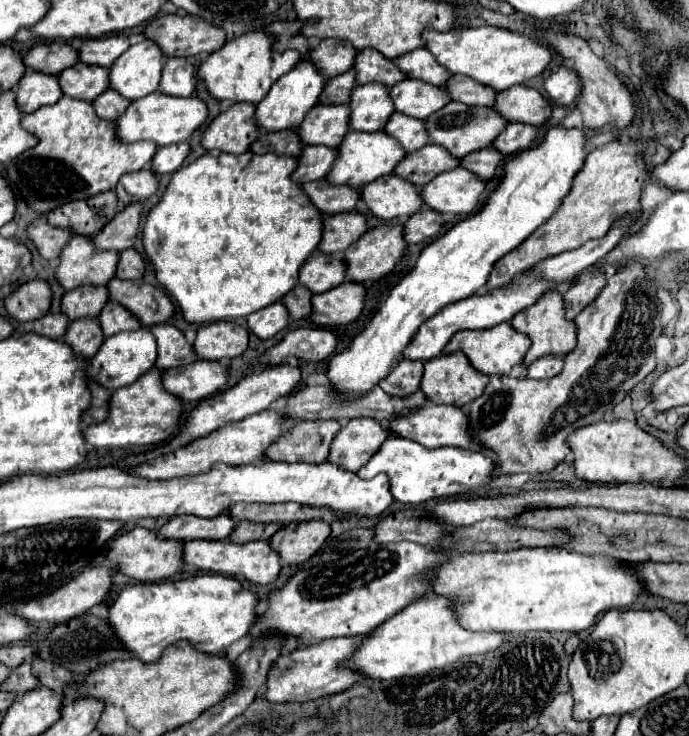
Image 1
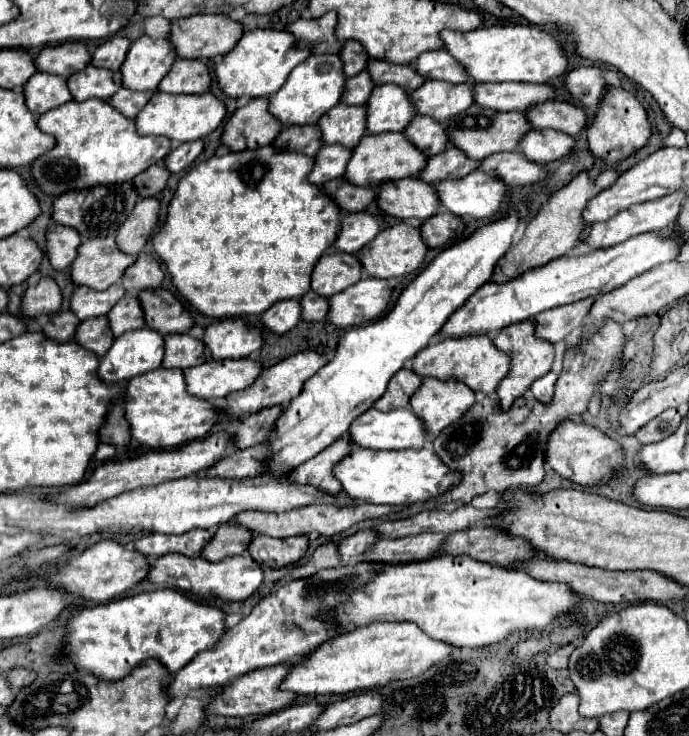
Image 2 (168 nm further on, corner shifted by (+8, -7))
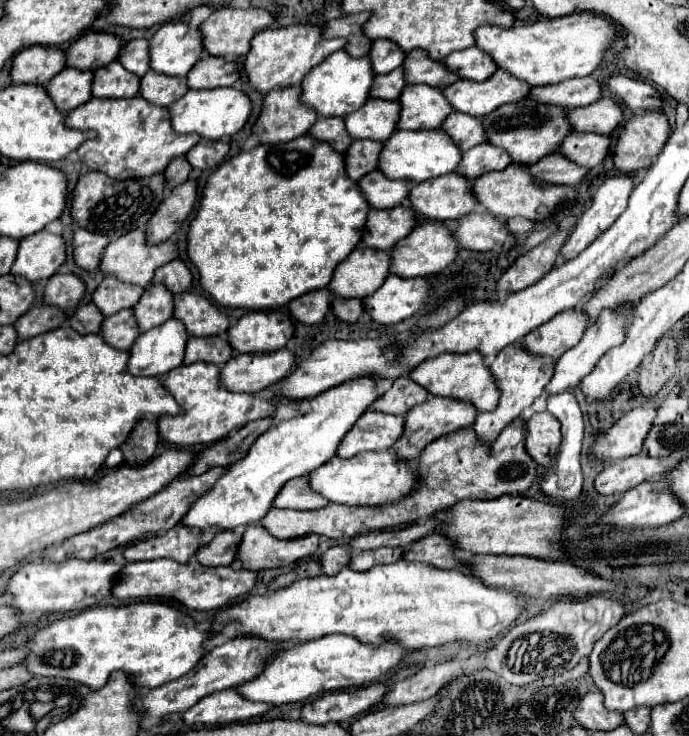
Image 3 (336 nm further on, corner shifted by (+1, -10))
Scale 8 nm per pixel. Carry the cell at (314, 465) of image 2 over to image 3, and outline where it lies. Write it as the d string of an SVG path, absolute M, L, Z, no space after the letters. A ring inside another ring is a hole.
M295 478L295 482L287 482L275 498L275 508L293 508L293 510L313 510L327 506L329 500L311 488L311 478Z

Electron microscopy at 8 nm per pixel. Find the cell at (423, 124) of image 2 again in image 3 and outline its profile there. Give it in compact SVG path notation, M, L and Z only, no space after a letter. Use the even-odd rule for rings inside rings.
M451 112L445 122L441 124L441 130L453 140L453 144L465 152L477 144L483 144L483 126L479 126L479 118L471 118L469 114Z

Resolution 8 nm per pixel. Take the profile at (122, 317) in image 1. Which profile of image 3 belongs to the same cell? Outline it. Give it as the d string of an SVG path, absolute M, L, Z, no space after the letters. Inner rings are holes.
M149 284L133 308L139 332L161 326L173 316L173 296L163 284Z

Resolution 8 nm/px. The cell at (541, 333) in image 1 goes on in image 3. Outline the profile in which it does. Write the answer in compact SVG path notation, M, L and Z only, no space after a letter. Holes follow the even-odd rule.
M513 342L511 346L505 346L495 362L491 364L491 372L499 384L501 390L501 398L499 398L499 406L493 412L479 412L473 424L473 430L479 434L479 438L483 440L493 440L495 436L499 436L499 432L513 422L515 418L521 416L521 412L533 404L535 398L541 396L541 392L545 390L547 382L551 380L555 370L555 360L549 356L537 356L525 350L525 346L521 342Z

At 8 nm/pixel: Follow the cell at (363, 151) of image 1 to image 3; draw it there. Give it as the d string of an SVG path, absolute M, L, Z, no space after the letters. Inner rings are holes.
M397 130L389 140L383 142L383 150L379 154L377 170L389 180L411 180L415 184L425 182L429 178L437 178L441 174L453 172L461 152L441 130Z

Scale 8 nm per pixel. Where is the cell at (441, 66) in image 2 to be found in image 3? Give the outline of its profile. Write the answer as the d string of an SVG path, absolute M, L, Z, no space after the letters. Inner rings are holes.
M477 46L449 54L445 58L445 66L449 72L455 72L459 78L477 80L477 82L487 80L497 70L495 62L491 62L491 58L487 58L487 54L483 54Z

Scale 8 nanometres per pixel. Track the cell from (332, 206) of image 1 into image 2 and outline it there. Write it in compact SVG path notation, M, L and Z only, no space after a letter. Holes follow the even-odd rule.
M344 177L328 181L322 187L324 191L328 191L328 195L336 199L336 203L344 211L350 211L350 213L366 211L368 205L376 201L376 191L372 187L356 187L354 183L348 183L348 179Z

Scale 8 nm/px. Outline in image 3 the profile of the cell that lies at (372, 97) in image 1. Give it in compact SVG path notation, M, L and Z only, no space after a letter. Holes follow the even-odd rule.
M427 84L405 86L399 96L399 106L399 130L435 130L451 112L451 106L443 98L443 92Z

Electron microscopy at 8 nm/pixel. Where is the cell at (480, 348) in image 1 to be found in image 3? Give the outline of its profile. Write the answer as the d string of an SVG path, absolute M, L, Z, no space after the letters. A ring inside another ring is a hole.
M475 350L471 354L443 352L435 358L427 358L411 372L411 380L421 384L429 394L449 396L449 398L457 398L457 400L469 400L475 404L475 408L479 412L493 410L499 402L499 386L495 384L495 378L493 378L491 370L487 368L483 354L477 354Z

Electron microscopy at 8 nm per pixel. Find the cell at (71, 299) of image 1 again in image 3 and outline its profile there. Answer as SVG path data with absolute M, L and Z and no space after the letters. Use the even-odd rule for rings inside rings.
M107 276L93 292L93 304L99 308L103 316L113 316L119 310L135 306L141 294L143 294L141 286L125 284L125 282L119 282L117 278Z

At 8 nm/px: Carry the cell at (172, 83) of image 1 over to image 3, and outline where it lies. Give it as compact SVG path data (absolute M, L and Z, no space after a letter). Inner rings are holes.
M203 56L187 74L187 86L193 90L211 90L221 86L233 86L239 80L237 66L229 58Z

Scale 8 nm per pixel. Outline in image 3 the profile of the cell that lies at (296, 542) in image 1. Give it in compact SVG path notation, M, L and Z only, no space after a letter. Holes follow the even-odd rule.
M259 524L247 526L243 532L243 542L237 550L237 560L243 562L243 568L261 570L261 568L283 568L305 556L315 554L317 536L309 534L295 540L277 540L267 534Z

